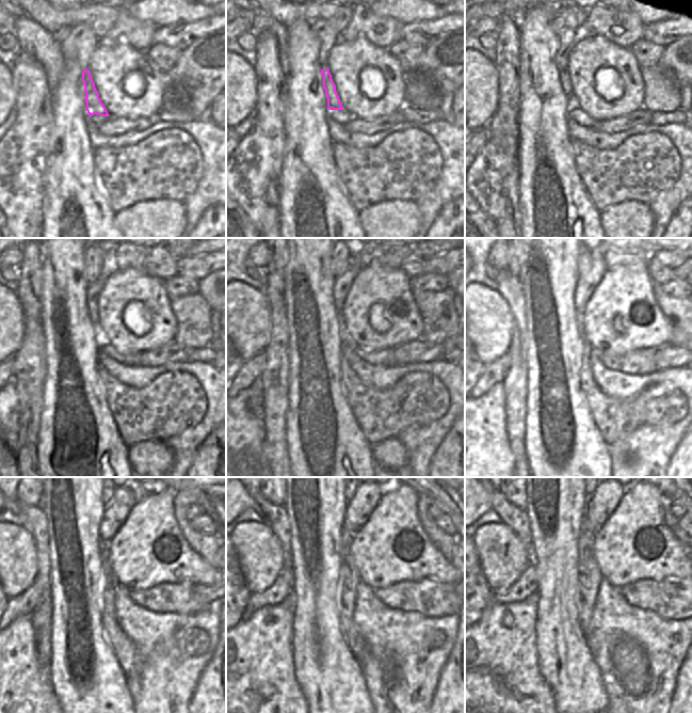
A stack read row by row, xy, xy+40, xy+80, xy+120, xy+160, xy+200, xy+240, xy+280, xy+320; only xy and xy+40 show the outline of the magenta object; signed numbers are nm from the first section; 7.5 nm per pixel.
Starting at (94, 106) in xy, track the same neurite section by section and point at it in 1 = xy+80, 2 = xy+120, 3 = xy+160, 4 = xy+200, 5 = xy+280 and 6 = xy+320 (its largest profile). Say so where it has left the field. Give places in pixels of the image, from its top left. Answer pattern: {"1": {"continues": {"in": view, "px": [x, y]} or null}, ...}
{"1": {"continues": {"in": "xy+80", "px": [564, 75]}}, "2": {"continues": {"in": "xy+120", "px": [94, 289]}}, "3": {"continues": {"in": "xy+160", "px": [343, 283]}}, "4": {"continues": {"in": "xy+200", "px": [586, 283]}}, "5": {"continues": {"in": "xy+280", "px": [358, 509]}}, "6": {"continues": {"in": "xy+320", "px": [598, 507]}}}

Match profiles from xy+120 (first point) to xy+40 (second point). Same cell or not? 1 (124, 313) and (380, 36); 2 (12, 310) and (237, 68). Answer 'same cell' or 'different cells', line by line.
1: different cells
2: same cell

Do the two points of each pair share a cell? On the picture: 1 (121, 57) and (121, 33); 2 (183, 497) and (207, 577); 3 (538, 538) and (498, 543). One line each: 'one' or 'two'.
1: two
2: two
3: two

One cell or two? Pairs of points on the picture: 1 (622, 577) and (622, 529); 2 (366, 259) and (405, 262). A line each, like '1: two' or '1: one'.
1: one
2: one

